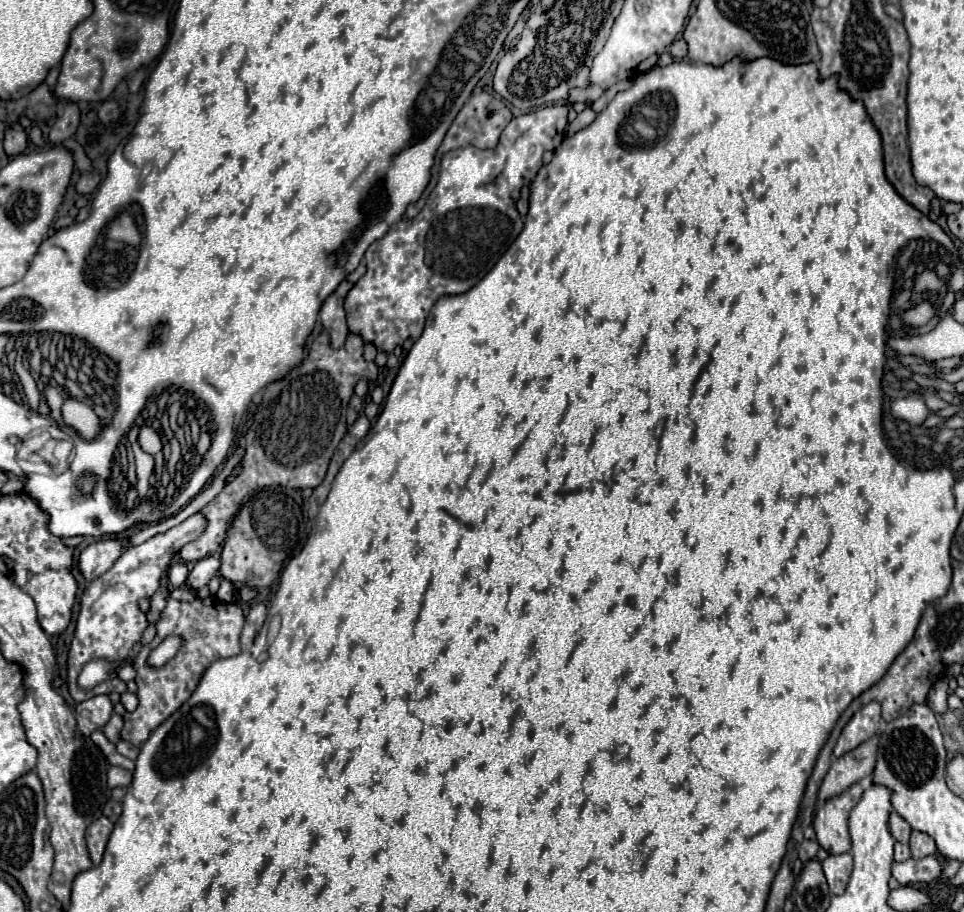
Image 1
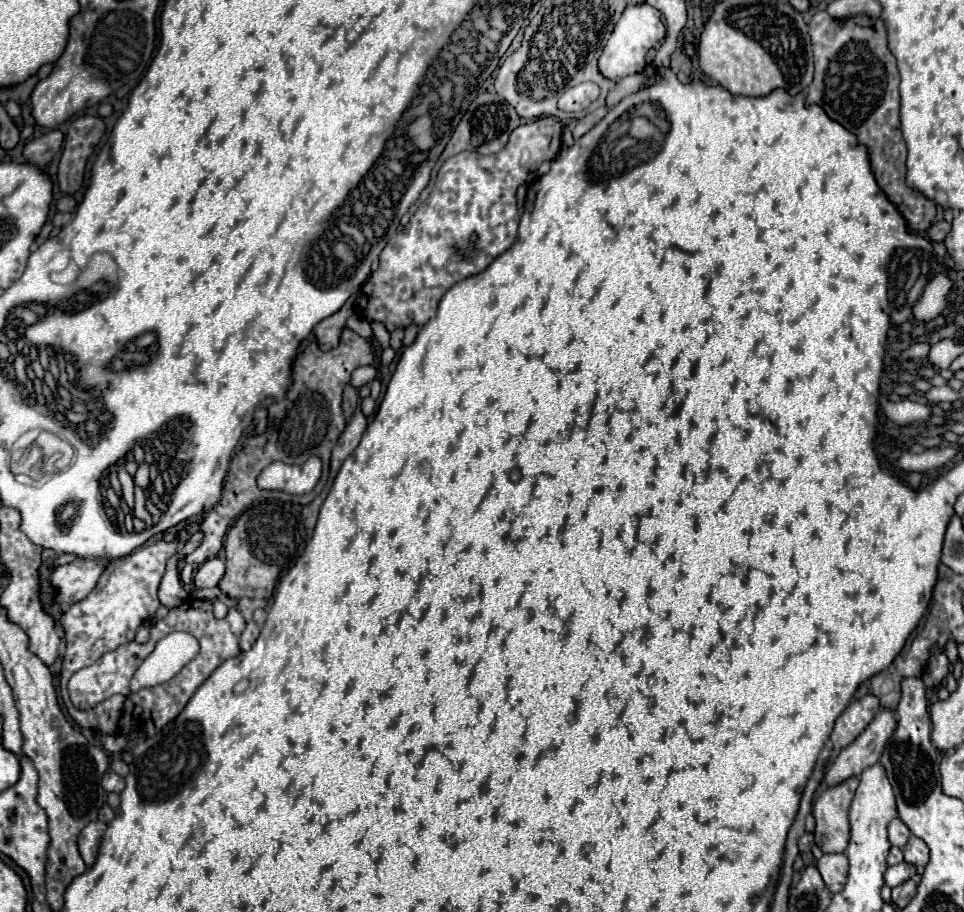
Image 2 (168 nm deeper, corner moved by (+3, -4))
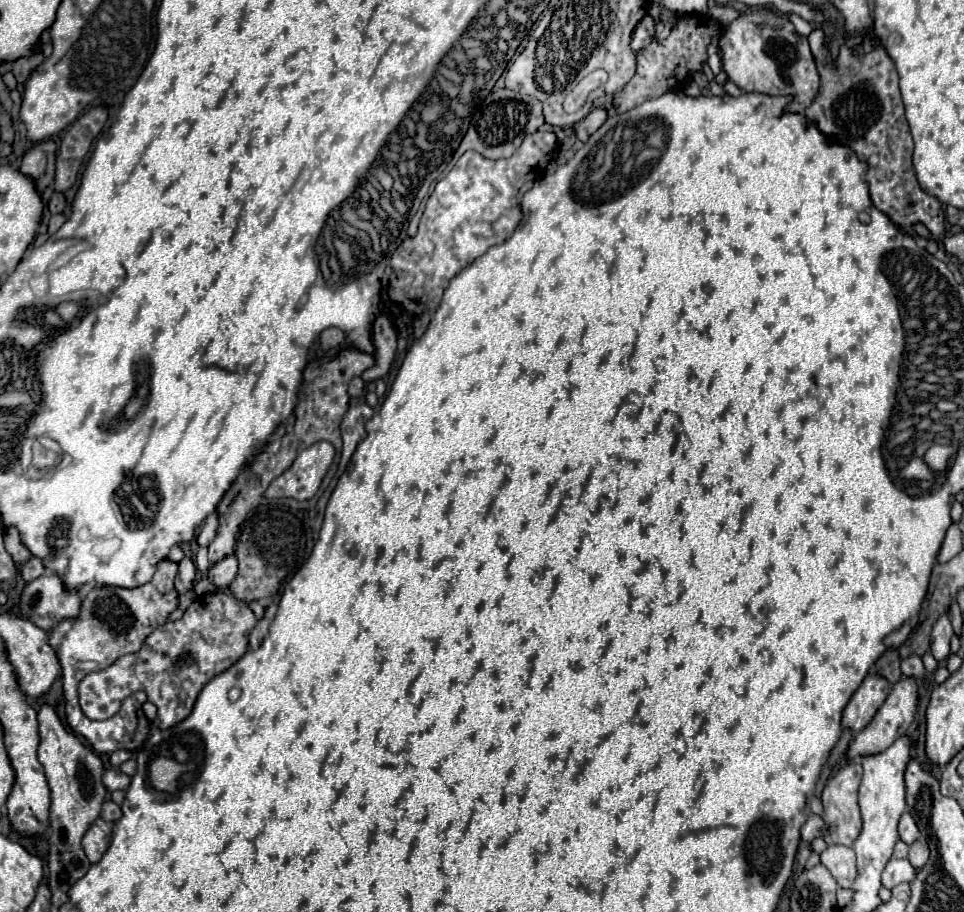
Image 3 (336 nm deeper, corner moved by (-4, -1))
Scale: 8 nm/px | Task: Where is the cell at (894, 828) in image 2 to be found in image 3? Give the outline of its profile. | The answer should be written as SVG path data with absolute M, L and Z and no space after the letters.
M903 814L901 820L899 820L899 838L905 842L905 844L913 844L917 840L917 826L915 826L915 820L911 818L911 814Z

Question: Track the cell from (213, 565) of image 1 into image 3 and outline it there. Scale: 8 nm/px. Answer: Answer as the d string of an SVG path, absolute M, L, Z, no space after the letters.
M227 556L221 562L213 564L207 572L207 578L217 586L217 588L227 588L237 576L237 558Z

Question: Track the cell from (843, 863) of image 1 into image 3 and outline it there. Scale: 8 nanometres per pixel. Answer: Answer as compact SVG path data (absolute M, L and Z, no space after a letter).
M829 846L821 852L821 864L831 872L841 888L849 888L855 880L855 852L847 846Z

